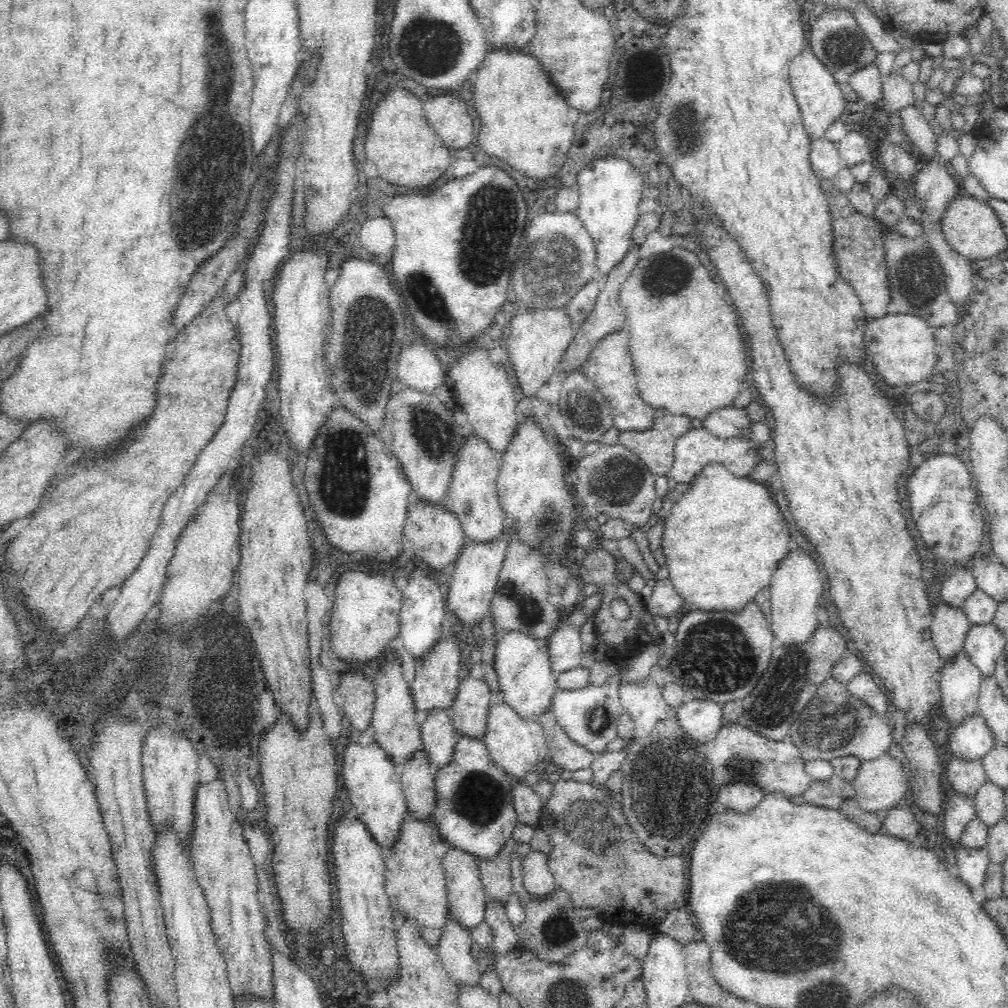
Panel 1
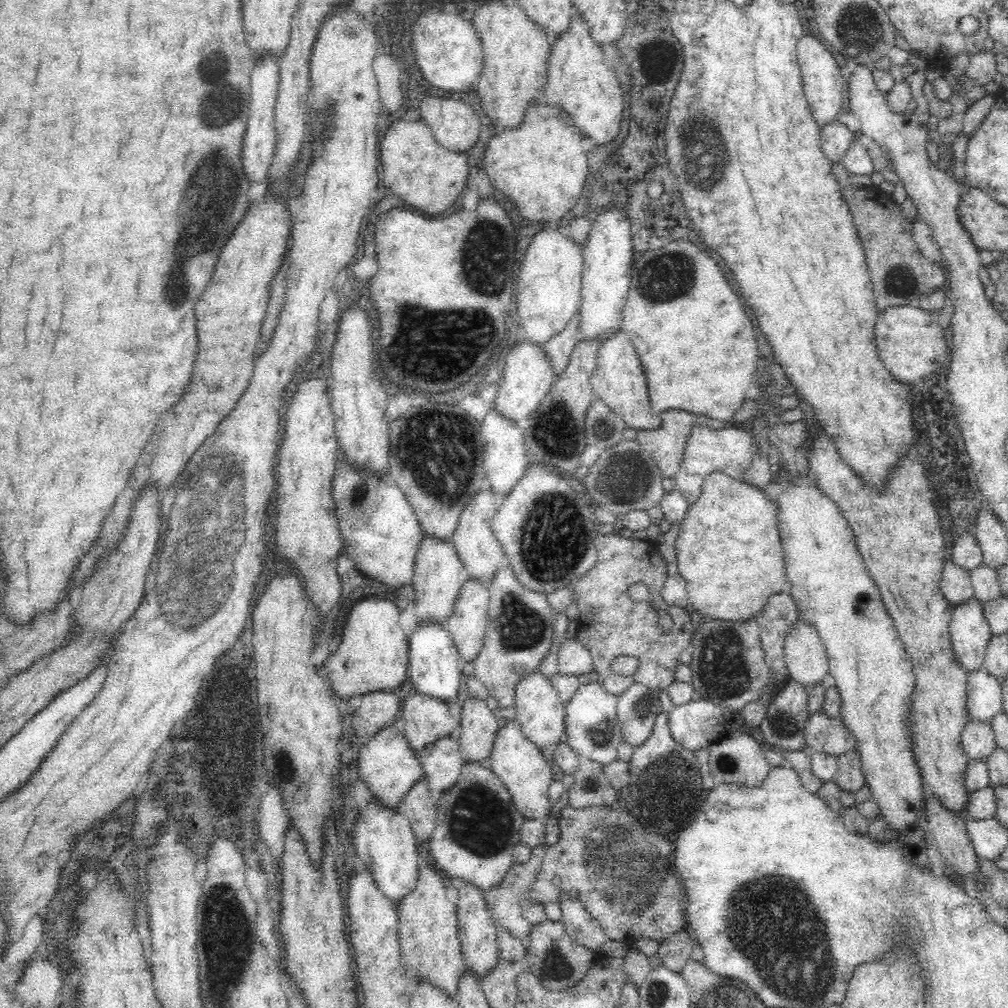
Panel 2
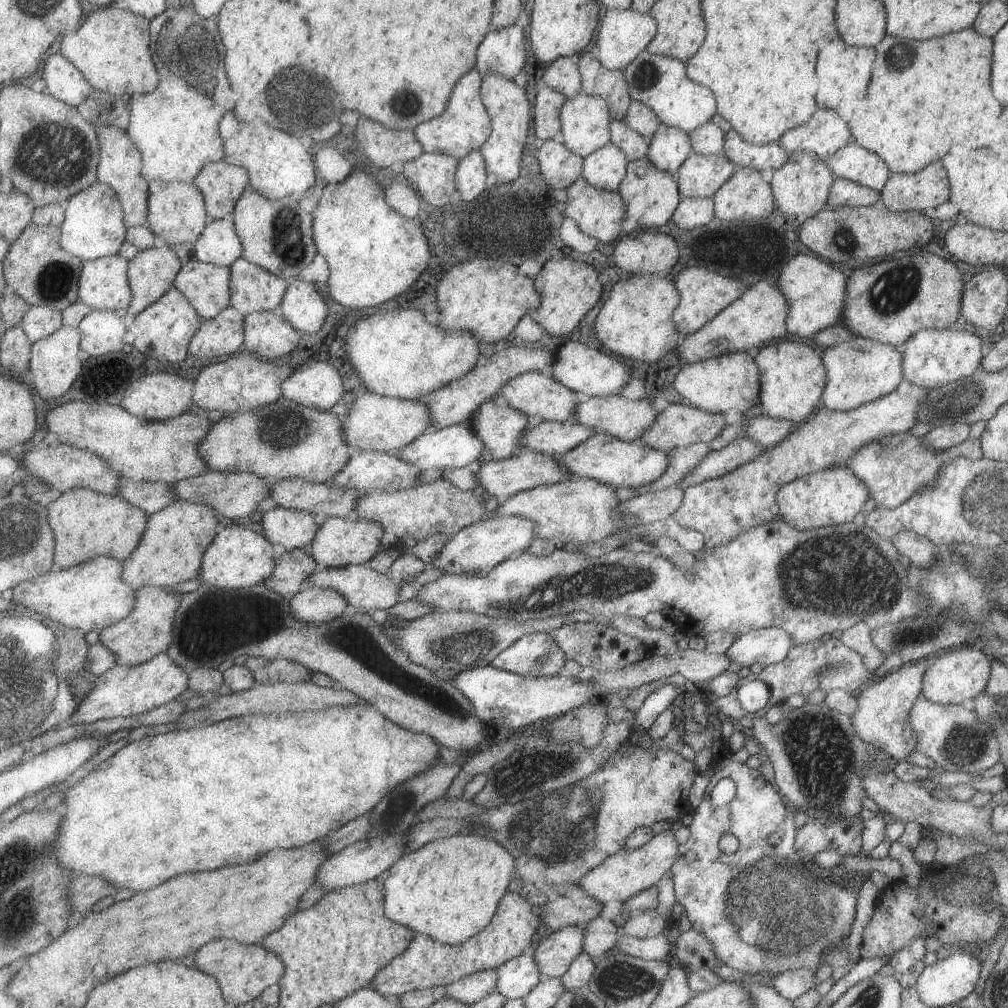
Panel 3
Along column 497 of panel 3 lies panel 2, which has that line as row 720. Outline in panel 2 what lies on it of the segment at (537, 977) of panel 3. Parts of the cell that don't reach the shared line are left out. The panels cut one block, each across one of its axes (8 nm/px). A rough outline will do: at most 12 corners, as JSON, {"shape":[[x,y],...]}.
{"shape":[[982,666],[967,674],[970,721],[1003,710],[1002,684]]}

